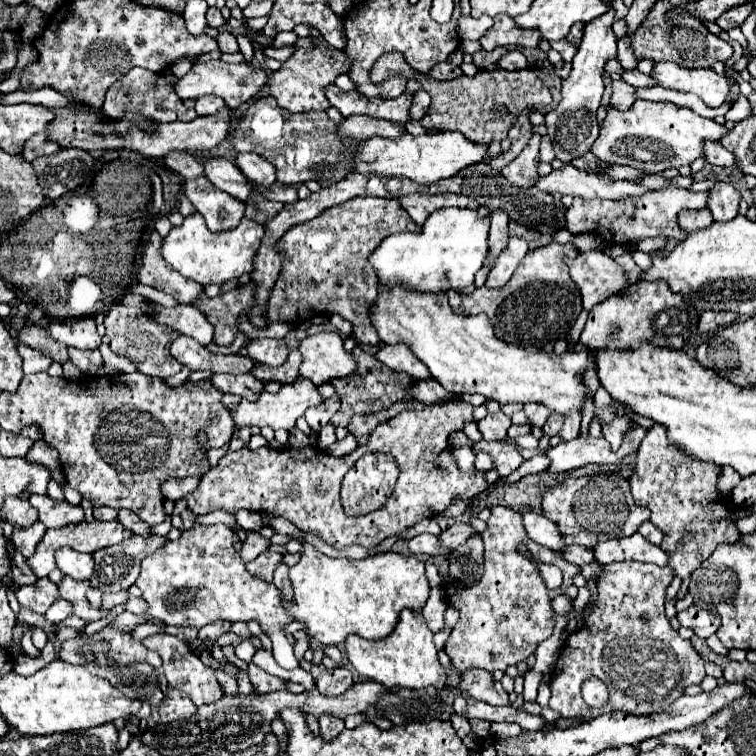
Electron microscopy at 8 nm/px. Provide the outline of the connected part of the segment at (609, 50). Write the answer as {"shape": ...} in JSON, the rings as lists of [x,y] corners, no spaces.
{"shape":[[[614,9],[606,13],[606,17],[598,17],[598,21],[590,21],[584,29],[584,39],[578,47],[578,53],[572,59],[572,71],[562,81],[562,101],[548,113],[544,113],[548,137],[554,143],[556,159],[570,163],[574,157],[582,157],[592,143],[598,139],[598,121],[596,121],[596,109],[600,107],[600,99],[604,93],[602,83],[602,71],[608,59],[616,55],[616,37],[612,33],[612,21],[614,21]]]}

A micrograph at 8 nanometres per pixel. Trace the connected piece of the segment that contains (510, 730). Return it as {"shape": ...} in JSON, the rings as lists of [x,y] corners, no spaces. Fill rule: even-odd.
{"shape":[[[491,723],[490,732],[496,739],[505,739],[520,735],[521,727],[516,723]]]}

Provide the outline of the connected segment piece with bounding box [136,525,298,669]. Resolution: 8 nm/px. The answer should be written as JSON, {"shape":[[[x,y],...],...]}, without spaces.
{"shape":[[[194,525],[188,531],[182,531],[178,541],[166,541],[164,547],[160,547],[156,553],[146,557],[140,567],[140,575],[136,579],[136,587],[140,587],[144,601],[148,603],[146,619],[158,619],[164,625],[176,625],[176,627],[202,627],[208,623],[214,623],[218,619],[222,621],[258,621],[262,627],[262,633],[270,637],[274,643],[274,659],[284,669],[296,669],[298,661],[294,657],[292,645],[286,639],[286,625],[294,621],[294,617],[284,609],[278,589],[274,583],[266,583],[254,575],[250,575],[240,559],[240,553],[234,549],[234,531],[226,525]]]}

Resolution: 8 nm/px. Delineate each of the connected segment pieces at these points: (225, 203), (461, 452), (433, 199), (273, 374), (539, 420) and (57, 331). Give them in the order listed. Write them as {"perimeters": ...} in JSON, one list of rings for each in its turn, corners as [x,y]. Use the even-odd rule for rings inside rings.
{"perimeters":[[[[206,177],[186,181],[184,195],[190,199],[196,211],[206,219],[206,225],[212,233],[230,231],[244,217],[246,205],[234,201],[228,193],[210,185]]],[[[453,446],[452,454],[461,471],[472,473],[472,471],[476,470],[474,465],[475,455],[471,448],[467,446]]],[[[412,193],[412,195],[404,195],[400,201],[416,225],[424,225],[430,213],[444,209],[444,207],[464,207],[464,209],[480,207],[476,199],[470,199],[466,195],[456,195],[456,193],[442,193],[442,195]]],[[[292,349],[290,357],[286,359],[286,365],[280,367],[266,367],[266,365],[256,365],[252,369],[252,375],[258,377],[260,381],[278,381],[278,383],[294,383],[298,379],[298,367],[302,363],[300,351]]],[[[526,403],[524,405],[524,413],[528,415],[528,419],[532,421],[532,425],[542,427],[550,415],[550,409],[546,409],[546,405],[538,405],[538,403]]],[[[92,317],[70,319],[70,321],[50,321],[46,325],[50,335],[74,349],[98,349],[102,339],[96,331],[96,321]]]]}

